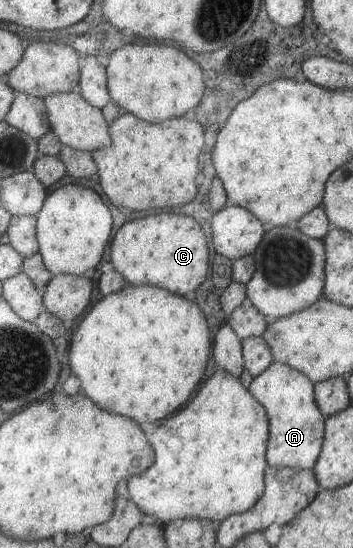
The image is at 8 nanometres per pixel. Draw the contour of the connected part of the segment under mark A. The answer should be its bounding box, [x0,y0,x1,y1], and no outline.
[249,360,327,470]

